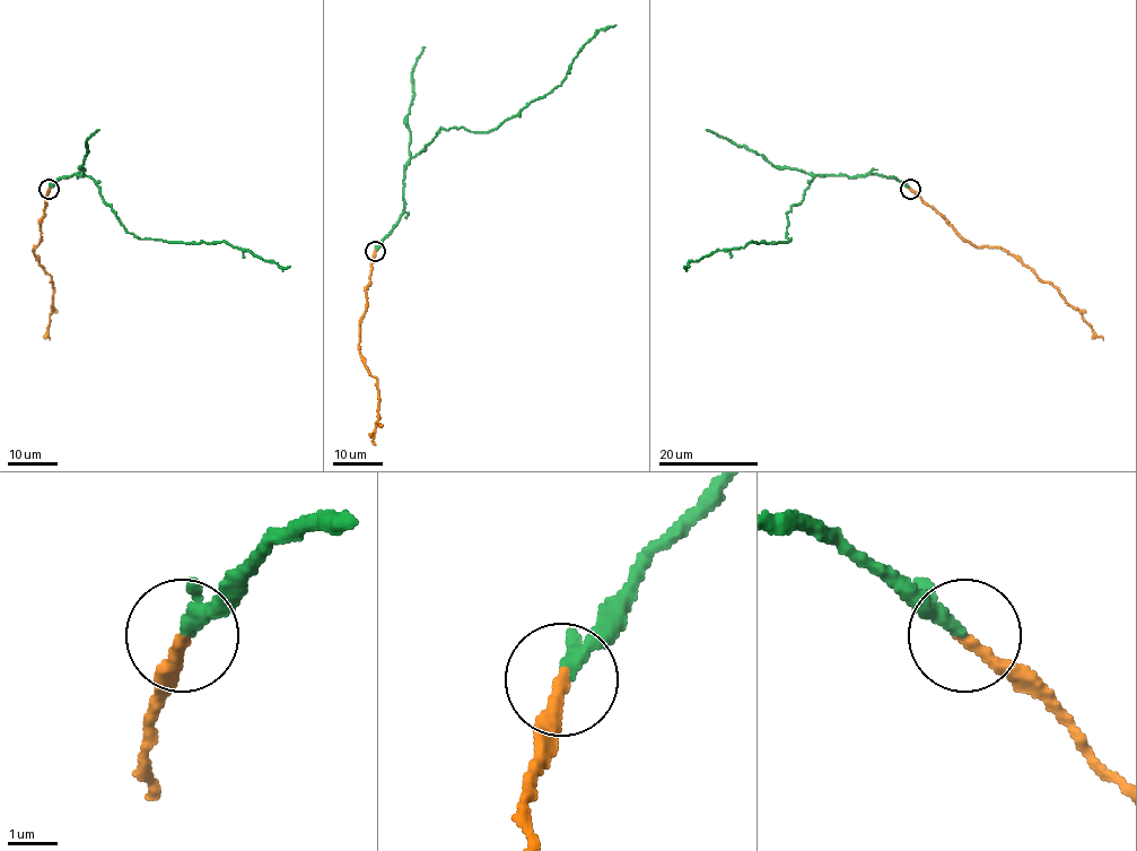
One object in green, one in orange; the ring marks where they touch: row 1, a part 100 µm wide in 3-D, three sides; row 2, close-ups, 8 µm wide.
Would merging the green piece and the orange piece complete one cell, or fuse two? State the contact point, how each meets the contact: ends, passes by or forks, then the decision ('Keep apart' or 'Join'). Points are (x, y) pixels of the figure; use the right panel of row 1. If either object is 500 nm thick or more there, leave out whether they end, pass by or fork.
Place: (910, 189). At the ring green ends. At the ring orange ends. Keep apart

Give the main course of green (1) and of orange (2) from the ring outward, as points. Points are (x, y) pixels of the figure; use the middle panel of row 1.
1: (375, 251), (402, 214), (404, 165), (442, 128), (488, 132), (561, 85), (582, 49), (600, 29), (615, 25)
2: (375, 251), (370, 283), (365, 291), (366, 305), (359, 346), (361, 359), (377, 384), (375, 444)

